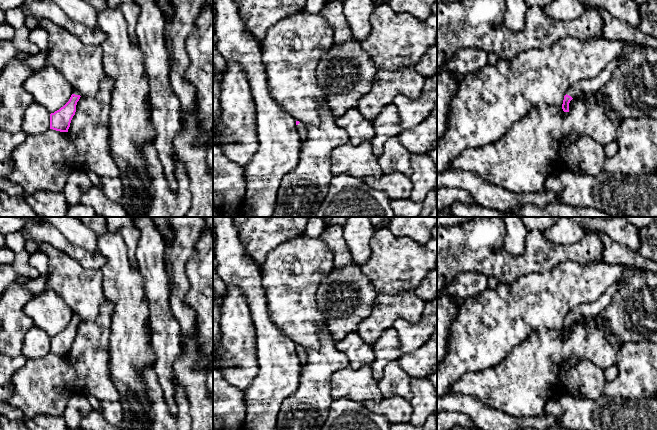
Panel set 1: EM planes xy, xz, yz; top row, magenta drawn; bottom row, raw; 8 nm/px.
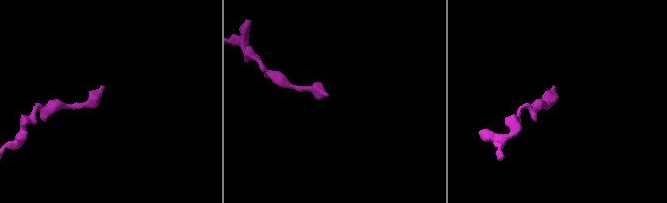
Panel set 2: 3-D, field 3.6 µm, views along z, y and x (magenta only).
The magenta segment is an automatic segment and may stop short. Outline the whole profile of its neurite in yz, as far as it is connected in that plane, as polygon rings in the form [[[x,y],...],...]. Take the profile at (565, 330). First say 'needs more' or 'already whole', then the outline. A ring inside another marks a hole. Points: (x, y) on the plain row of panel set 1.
needs more | [[[617,281],[610,288],[608,288],[599,299],[591,303],[585,303],[577,306],[569,312],[564,320],[562,333],[564,336],[569,336],[569,327],[577,319],[584,316],[598,316],[611,303],[614,294],[622,286],[621,281]]]

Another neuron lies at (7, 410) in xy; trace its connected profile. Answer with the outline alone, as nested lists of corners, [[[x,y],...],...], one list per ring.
[[[0,401],[0,414],[10,420],[25,420],[21,410],[4,401]]]

